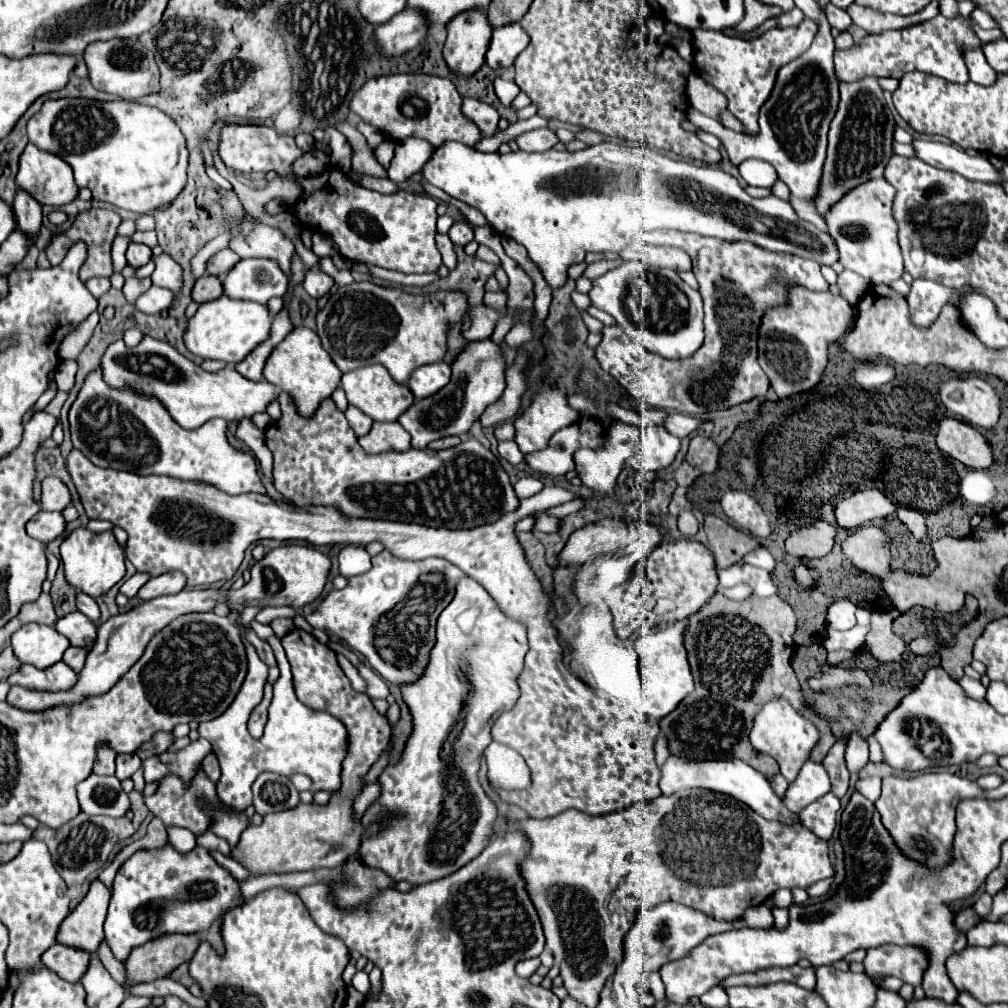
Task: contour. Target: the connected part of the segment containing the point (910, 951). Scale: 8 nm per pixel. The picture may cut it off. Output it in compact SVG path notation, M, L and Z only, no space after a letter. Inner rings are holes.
M881 945L867 951L863 961L865 973L883 975L883 977L899 977L913 987L921 985L921 977L929 967L929 957L923 957L923 949L917 947L901 947L901 945Z

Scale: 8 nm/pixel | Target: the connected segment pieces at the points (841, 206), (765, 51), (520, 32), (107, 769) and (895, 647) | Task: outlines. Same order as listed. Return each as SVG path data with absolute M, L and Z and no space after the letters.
M883 177L871 179L865 185L859 185L851 193L847 193L839 203L835 203L829 209L829 213L825 217L827 227L829 227L829 235L833 235L837 241L839 261L843 263L843 267L859 273L861 277L865 277L873 285L877 285L877 283L889 285L891 281L895 281L903 275L903 257L901 257L901 249L897 243L897 221L893 219L893 213L891 213L893 197L895 197L893 185L889 185Z
M805 17L797 27L787 29L777 27L753 41L727 37L719 31L697 29L693 31L693 49L695 49L693 65L699 77L703 77L707 83L711 83L717 91L721 91L727 97L727 109L743 123L745 135L757 135L759 133L757 115L773 89L779 67L783 67L785 63L793 61L803 51L807 51L809 45L813 43L815 33L817 23L809 17Z
M509 23L501 29L495 29L487 51L487 65L493 69L511 67L517 55L529 45L529 41L529 35L525 29L521 29L519 23Z
M103 747L99 751L93 773L97 773L97 775L113 775L115 773L115 751L113 749Z
M873 613L871 633L865 639L865 649L879 661L899 661L905 643L891 631L891 619L885 613Z

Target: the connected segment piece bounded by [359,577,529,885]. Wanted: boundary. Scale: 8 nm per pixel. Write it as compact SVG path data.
M471 577L461 579L455 599L437 621L437 643L431 651L431 661L425 673L417 679L417 683L399 687L401 697L411 711L413 729L399 763L385 767L377 779L381 785L381 795L367 807L361 823L367 827L367 823L379 821L379 831L369 837L361 837L361 861L365 861L369 867L383 869L389 873L389 877L393 877L393 881L421 885L455 873L489 845L499 815L495 803L489 799L477 779L479 759L485 747L491 743L493 721L501 713L509 711L519 697L517 679L523 671L527 649L525 625L507 617L483 585Z

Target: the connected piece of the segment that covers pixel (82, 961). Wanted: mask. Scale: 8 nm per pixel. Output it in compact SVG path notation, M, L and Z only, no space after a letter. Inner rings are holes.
M53 945L49 951L43 953L41 961L47 969L55 971L59 977L63 977L69 983L77 983L85 969L89 967L91 953L85 953L83 949L73 949L69 945Z

